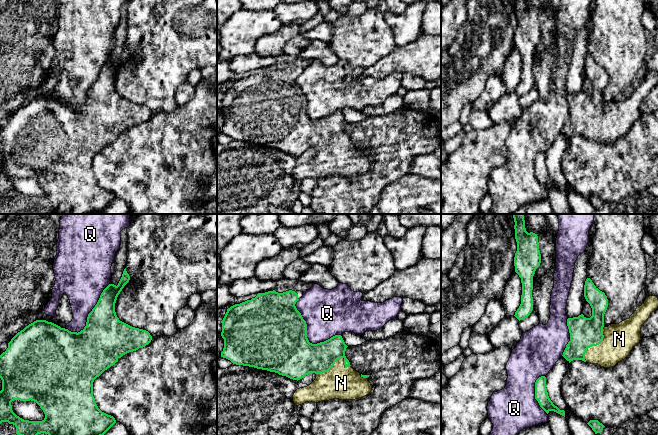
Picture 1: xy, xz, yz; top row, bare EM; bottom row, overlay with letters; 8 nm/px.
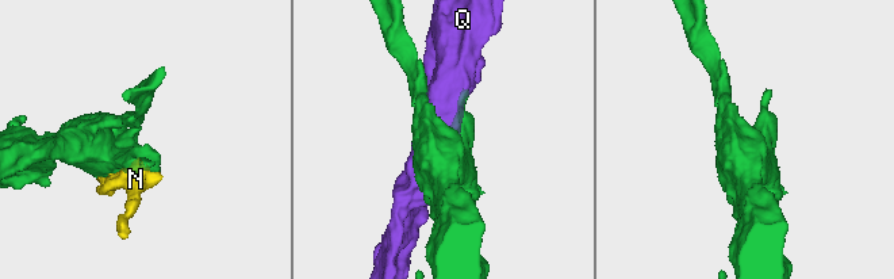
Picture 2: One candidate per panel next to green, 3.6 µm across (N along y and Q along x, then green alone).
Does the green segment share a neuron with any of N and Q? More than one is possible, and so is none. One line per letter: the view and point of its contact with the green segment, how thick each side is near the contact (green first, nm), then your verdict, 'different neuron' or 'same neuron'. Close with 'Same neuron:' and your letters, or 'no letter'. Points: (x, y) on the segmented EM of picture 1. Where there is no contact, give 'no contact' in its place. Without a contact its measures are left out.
N: xz (335, 361) | 260/260 nm | same neuron
Q: xz (306, 336) | 500/380 nm | different neuron
Same neuron: N

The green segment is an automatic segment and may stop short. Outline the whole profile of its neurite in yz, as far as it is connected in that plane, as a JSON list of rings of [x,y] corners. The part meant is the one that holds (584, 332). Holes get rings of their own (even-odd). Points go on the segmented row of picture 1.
[[[590,278],[585,281],[584,297],[592,308],[592,316],[586,318],[581,314],[567,319],[570,341],[562,356],[569,363],[582,360],[604,368],[614,367],[624,360],[642,339],[641,327],[658,308],[658,298],[649,296],[629,319],[605,327],[604,314],[608,299]]]

